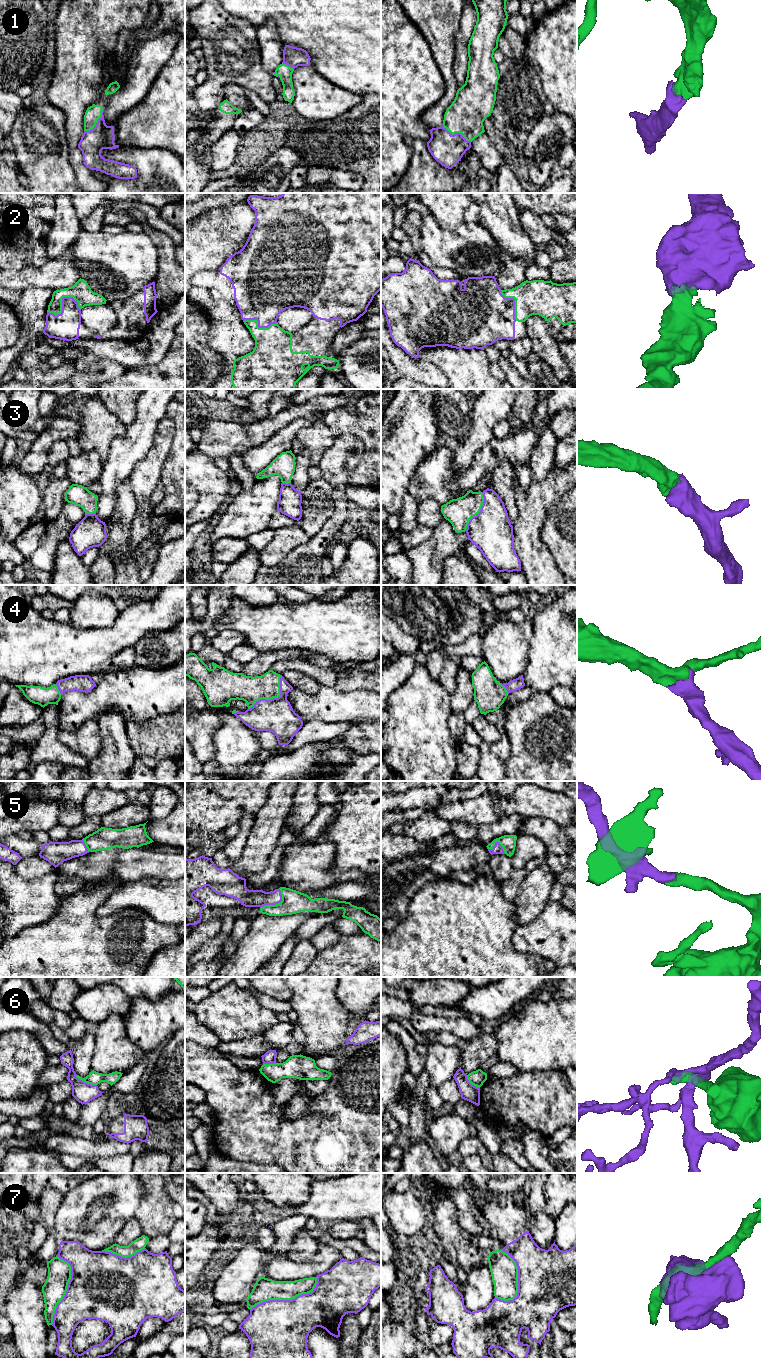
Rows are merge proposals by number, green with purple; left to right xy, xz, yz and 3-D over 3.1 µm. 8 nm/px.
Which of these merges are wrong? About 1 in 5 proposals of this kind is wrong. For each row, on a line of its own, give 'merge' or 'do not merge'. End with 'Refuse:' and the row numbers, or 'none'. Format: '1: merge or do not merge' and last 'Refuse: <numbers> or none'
1: merge
2: merge
3: merge
4: merge
5: merge
6: do not merge
7: do not merge
Refuse: 6, 7

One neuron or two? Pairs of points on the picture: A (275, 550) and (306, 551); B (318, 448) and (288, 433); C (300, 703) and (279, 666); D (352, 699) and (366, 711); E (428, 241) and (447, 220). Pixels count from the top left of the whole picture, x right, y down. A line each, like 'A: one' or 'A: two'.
A: two
B: two
C: two
D: one
E: two

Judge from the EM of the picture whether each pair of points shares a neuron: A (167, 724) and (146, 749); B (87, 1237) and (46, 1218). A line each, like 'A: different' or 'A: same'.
A: same
B: different

